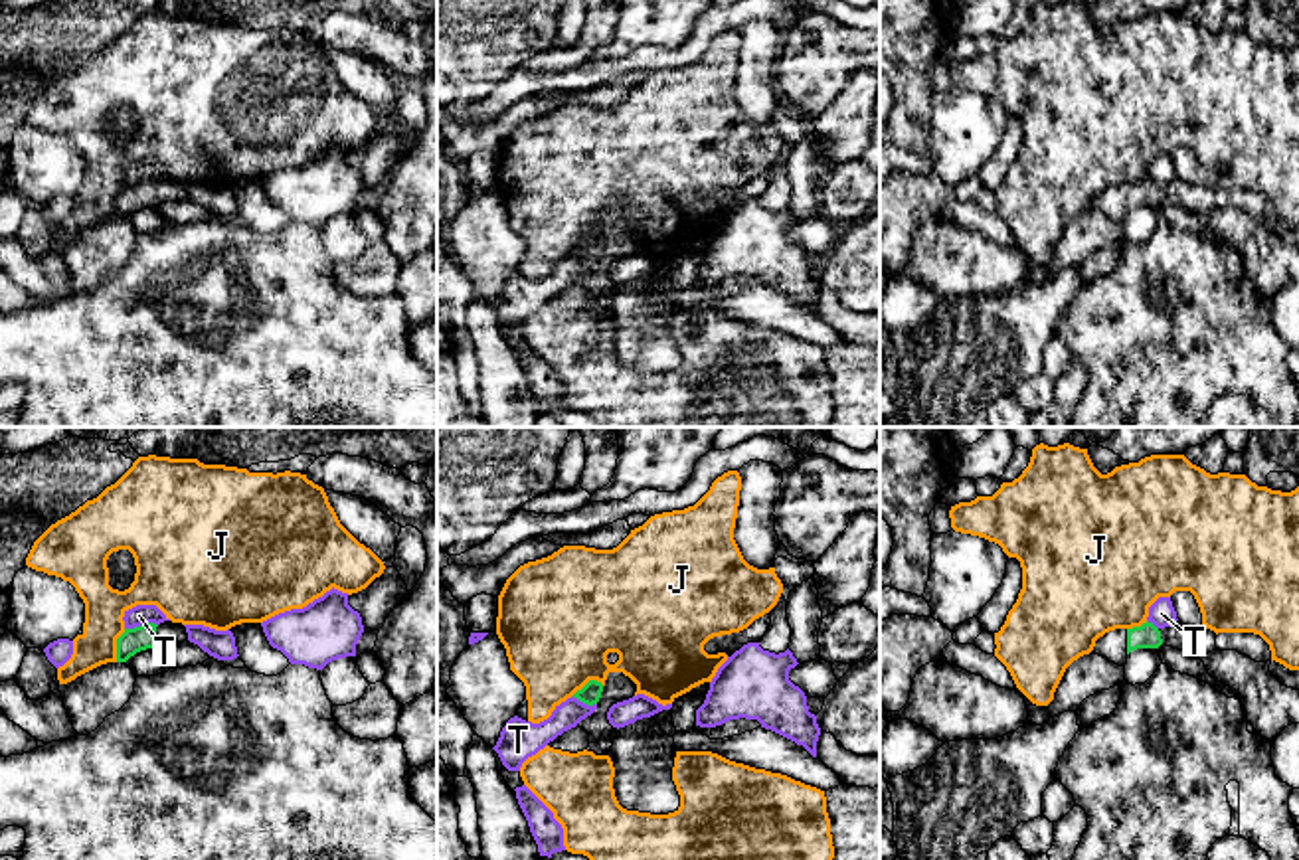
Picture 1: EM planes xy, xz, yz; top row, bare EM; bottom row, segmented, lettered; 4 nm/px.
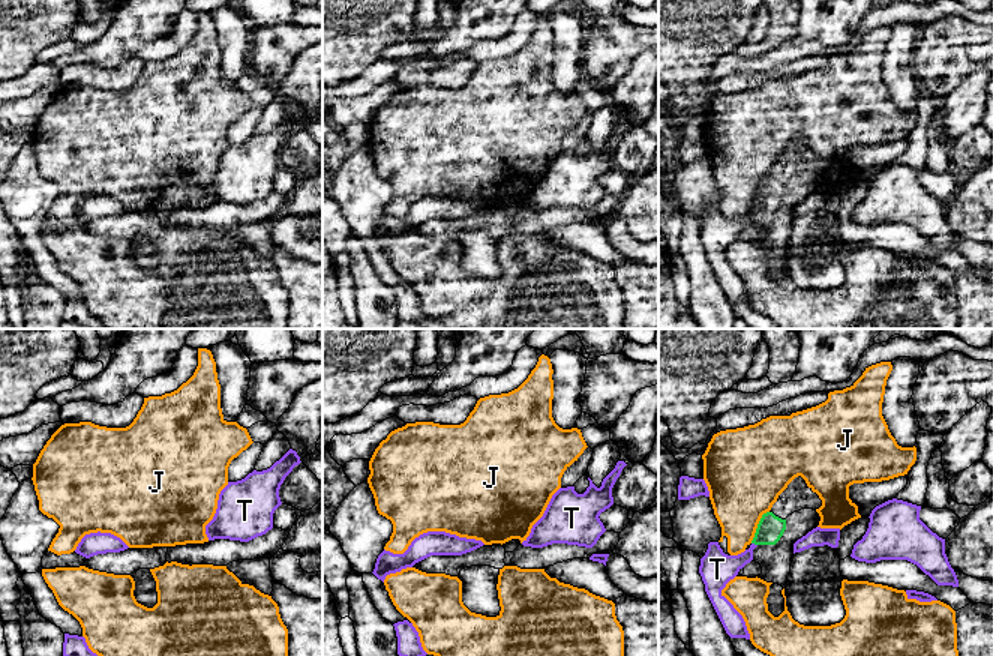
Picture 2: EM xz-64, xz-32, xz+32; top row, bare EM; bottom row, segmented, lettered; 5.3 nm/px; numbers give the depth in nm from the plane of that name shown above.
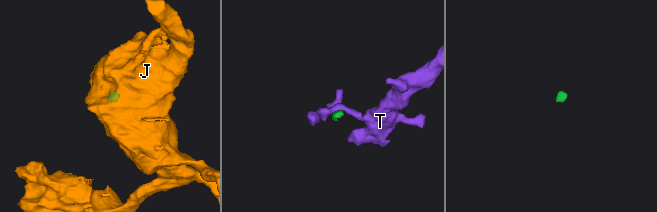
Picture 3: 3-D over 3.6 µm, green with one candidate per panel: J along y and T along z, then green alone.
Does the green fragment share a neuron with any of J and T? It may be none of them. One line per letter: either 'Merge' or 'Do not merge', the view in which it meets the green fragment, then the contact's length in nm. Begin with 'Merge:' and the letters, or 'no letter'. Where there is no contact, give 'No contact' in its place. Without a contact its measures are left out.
Merge: no letter
J: Do not merge. Touches green in xy. Shared border 140 nm
T: Do not merge. Touches green in xy. Shared border 140 nm

